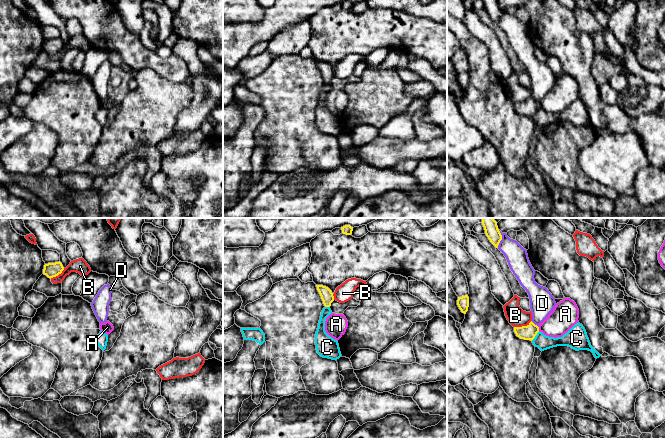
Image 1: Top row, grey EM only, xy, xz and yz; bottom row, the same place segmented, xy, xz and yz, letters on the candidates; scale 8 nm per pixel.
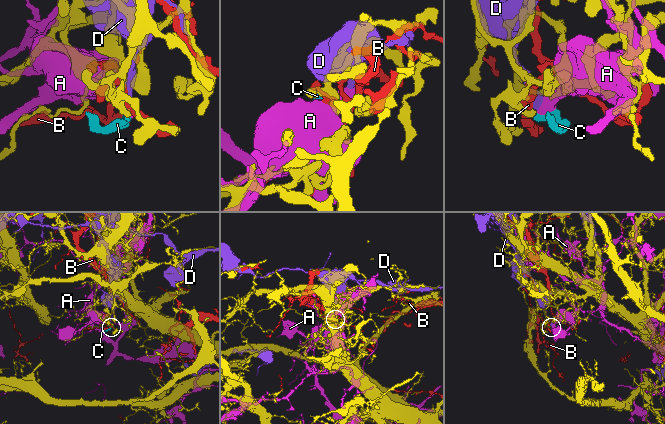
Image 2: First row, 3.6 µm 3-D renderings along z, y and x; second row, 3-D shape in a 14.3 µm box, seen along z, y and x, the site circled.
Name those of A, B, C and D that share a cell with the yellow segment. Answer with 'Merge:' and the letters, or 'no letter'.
Merge: no letter

